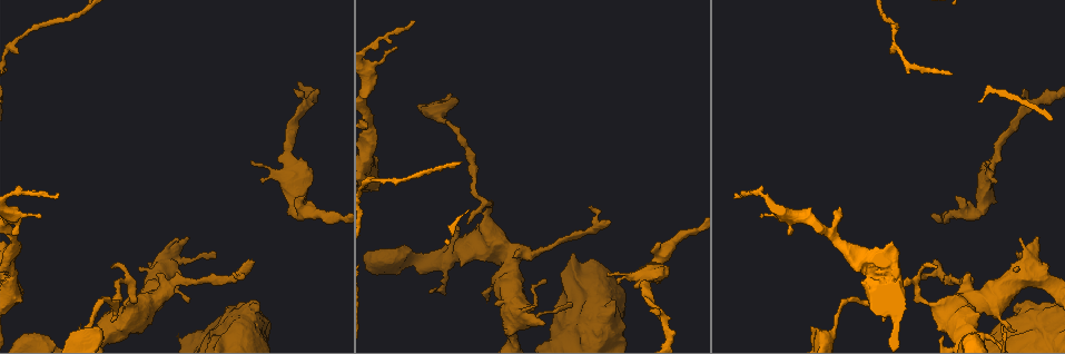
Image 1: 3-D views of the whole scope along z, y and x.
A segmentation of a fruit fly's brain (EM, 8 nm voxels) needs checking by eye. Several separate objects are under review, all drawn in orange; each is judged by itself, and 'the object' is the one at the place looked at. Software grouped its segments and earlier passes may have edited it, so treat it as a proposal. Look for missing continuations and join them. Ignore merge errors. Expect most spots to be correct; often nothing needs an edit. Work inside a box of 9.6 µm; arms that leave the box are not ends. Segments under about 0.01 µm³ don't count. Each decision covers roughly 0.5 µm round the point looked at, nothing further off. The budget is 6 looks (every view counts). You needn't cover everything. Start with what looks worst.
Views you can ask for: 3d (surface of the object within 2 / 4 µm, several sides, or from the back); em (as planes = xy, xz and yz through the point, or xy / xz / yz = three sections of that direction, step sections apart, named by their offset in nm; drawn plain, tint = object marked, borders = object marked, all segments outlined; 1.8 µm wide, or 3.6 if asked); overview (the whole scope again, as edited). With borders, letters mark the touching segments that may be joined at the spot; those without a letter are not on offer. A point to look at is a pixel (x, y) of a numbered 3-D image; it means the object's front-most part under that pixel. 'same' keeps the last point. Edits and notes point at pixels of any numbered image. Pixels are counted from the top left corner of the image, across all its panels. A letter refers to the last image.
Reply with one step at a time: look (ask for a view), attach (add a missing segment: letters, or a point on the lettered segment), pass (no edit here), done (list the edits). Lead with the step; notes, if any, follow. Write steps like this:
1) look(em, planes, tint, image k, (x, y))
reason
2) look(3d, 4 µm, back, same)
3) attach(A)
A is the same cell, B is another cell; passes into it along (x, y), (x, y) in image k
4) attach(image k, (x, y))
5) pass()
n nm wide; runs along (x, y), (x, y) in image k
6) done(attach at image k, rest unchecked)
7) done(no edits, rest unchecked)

look(3d, 2 µm, image 1, (955, 197))
branch stops here

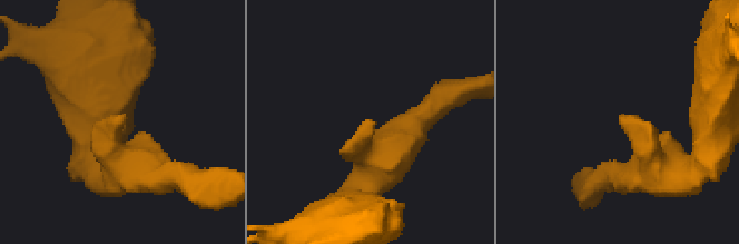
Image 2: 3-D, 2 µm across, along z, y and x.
look(em, planes, plain, image 2, (619, 117))

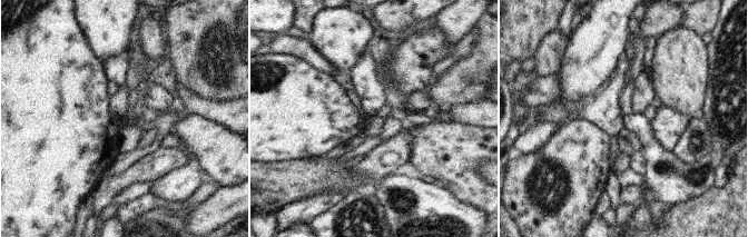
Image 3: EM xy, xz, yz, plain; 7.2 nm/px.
look(em, planes, borders, same)
what lies round it

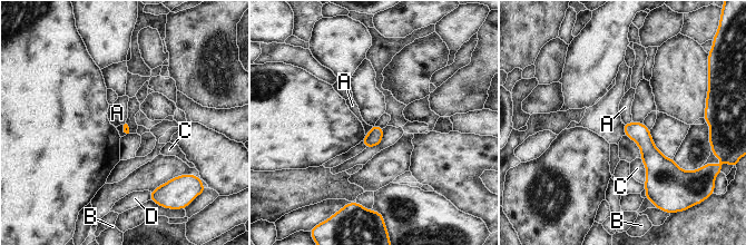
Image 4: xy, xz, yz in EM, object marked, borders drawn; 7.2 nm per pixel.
pass()
A, B, C and D are other cells; no lettered segment goes on from it

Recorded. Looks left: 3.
look(3d, 2 µm, image 1, (651, 311))

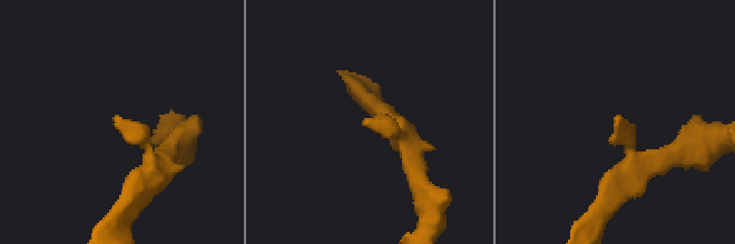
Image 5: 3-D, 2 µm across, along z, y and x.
look(em, yz, step 16, tint, image 5, (618, 117))
shape alone is not enough

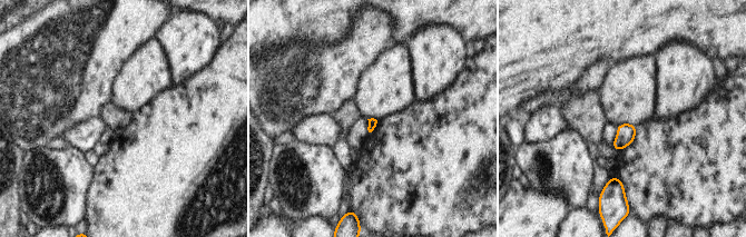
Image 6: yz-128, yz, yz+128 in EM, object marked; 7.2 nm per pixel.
look(em, yz, step 16, borders, same)
what lies round it

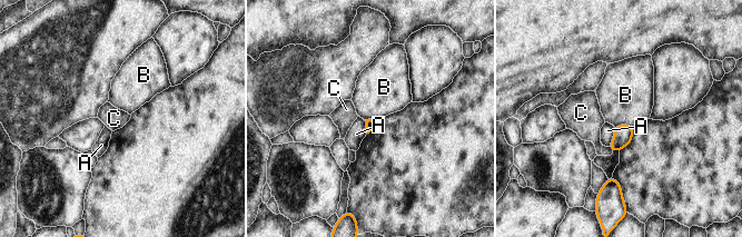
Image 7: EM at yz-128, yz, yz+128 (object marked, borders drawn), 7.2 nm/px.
pass()
A, B and C are other cells; border along (633, 126), (616, 125), (614, 127) in image 7; none of them fits

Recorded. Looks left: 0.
done(no edits, rest unchecked)

